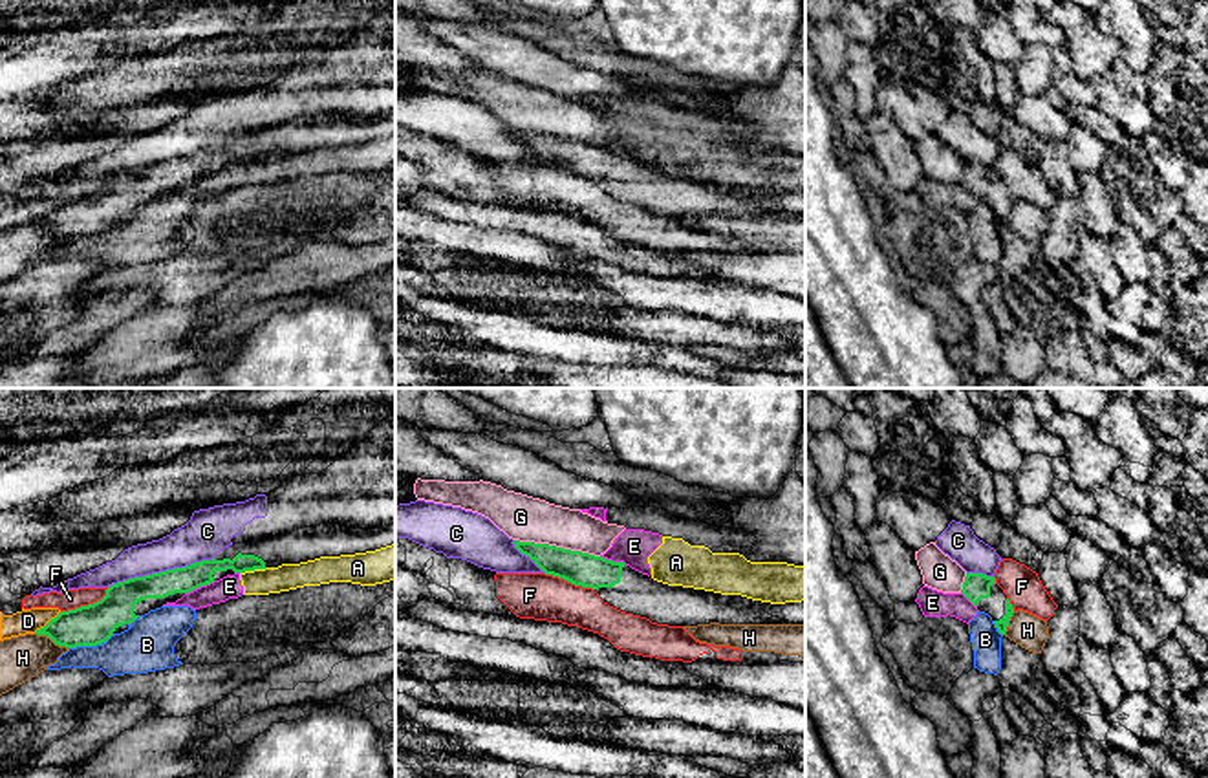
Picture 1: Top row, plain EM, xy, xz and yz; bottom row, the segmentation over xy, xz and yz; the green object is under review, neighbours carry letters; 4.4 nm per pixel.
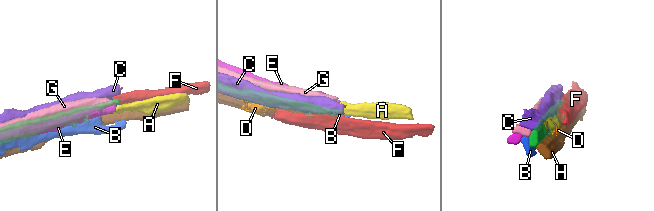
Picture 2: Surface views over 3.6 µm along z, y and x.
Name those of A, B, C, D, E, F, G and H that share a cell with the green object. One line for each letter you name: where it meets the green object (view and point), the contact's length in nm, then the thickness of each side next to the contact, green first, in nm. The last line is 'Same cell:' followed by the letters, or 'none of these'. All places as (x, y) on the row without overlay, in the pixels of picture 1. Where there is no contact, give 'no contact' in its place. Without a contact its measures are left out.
Same cell: none of these

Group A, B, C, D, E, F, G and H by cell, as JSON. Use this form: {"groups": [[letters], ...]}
{"groups": [["A", "E"], ["B"], ["C"], ["D", "F"], ["G"], ["H"]]}

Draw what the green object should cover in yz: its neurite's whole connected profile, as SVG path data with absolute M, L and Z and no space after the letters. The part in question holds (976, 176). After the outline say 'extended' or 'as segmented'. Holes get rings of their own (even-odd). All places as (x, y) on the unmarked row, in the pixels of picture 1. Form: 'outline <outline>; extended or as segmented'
outline M966 163L961 183L979 200L992 207L998 222L1005 225L1014 198L994 167Z; extended

